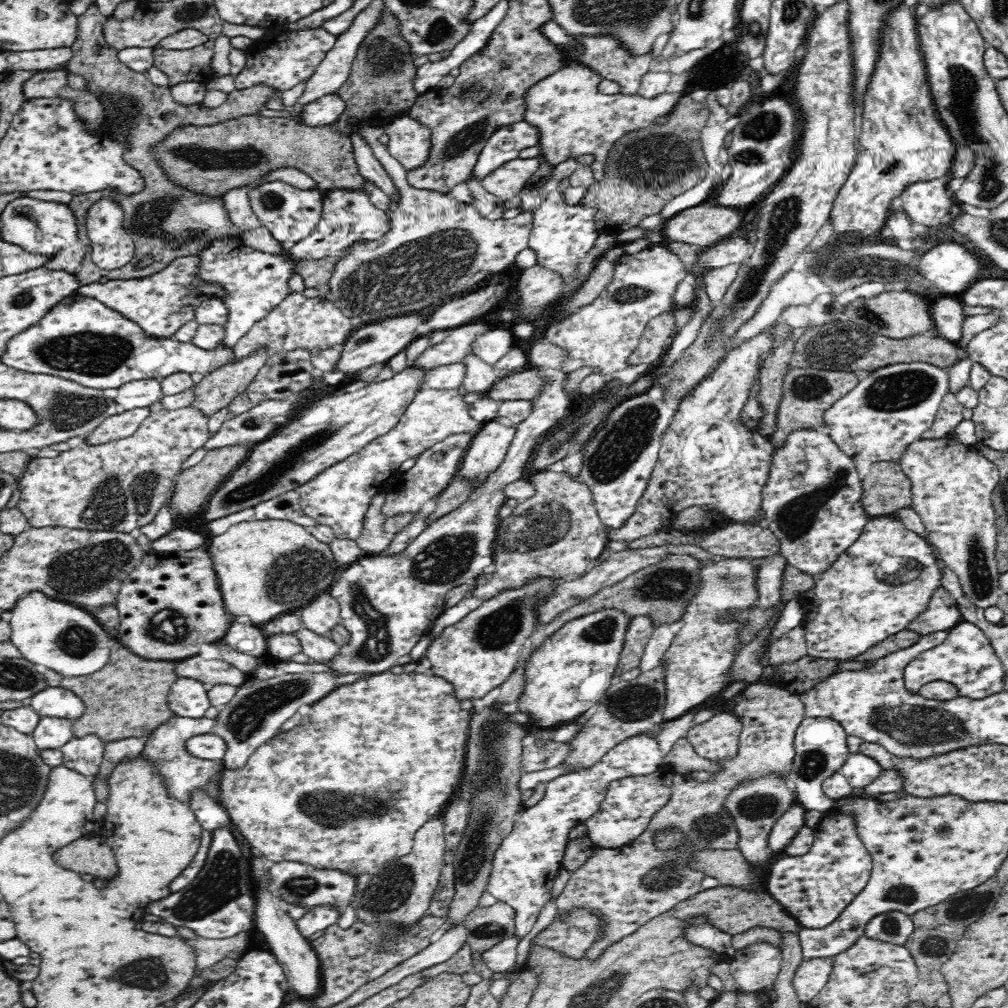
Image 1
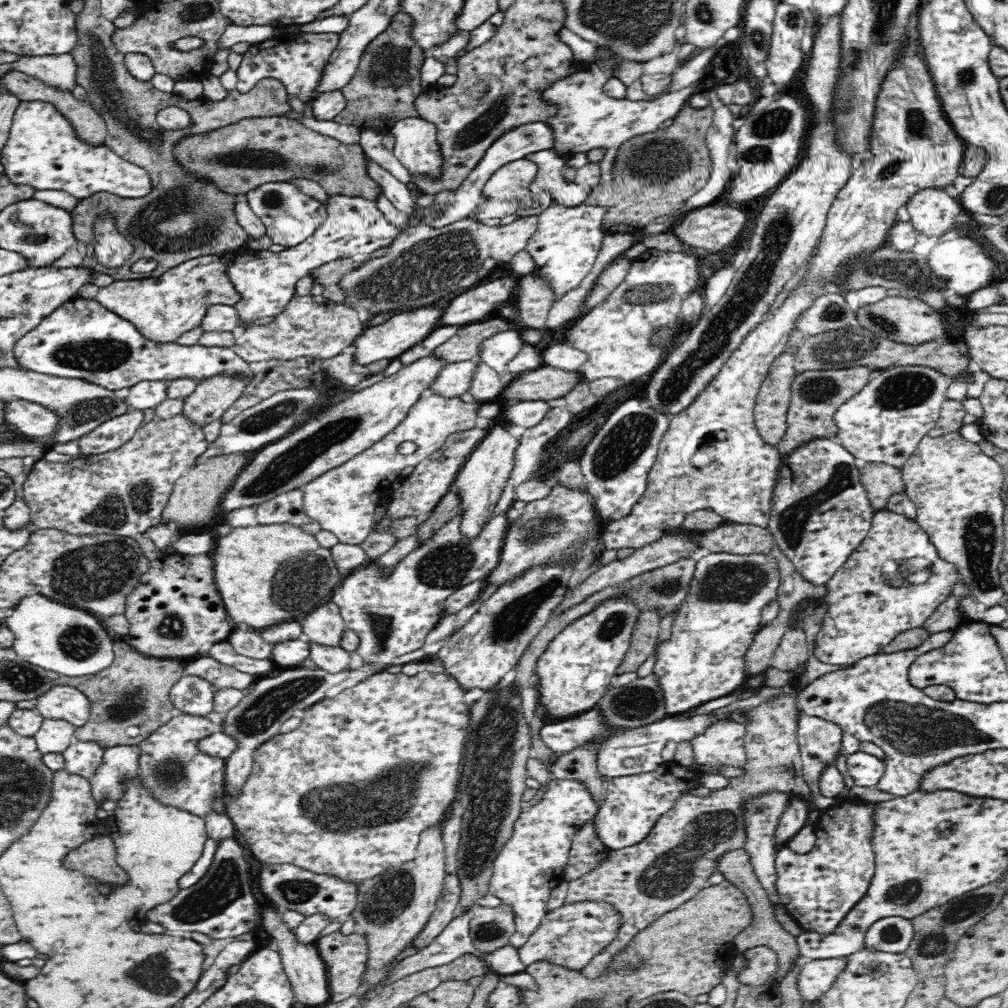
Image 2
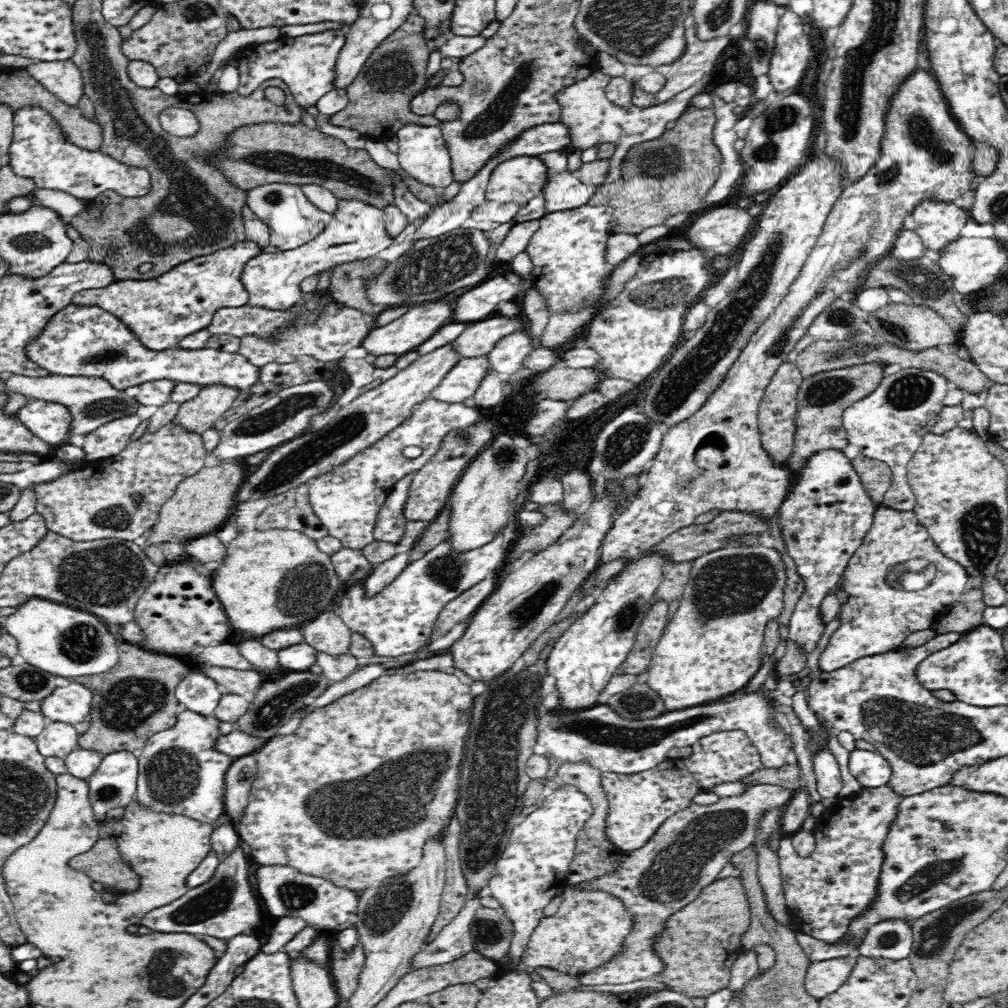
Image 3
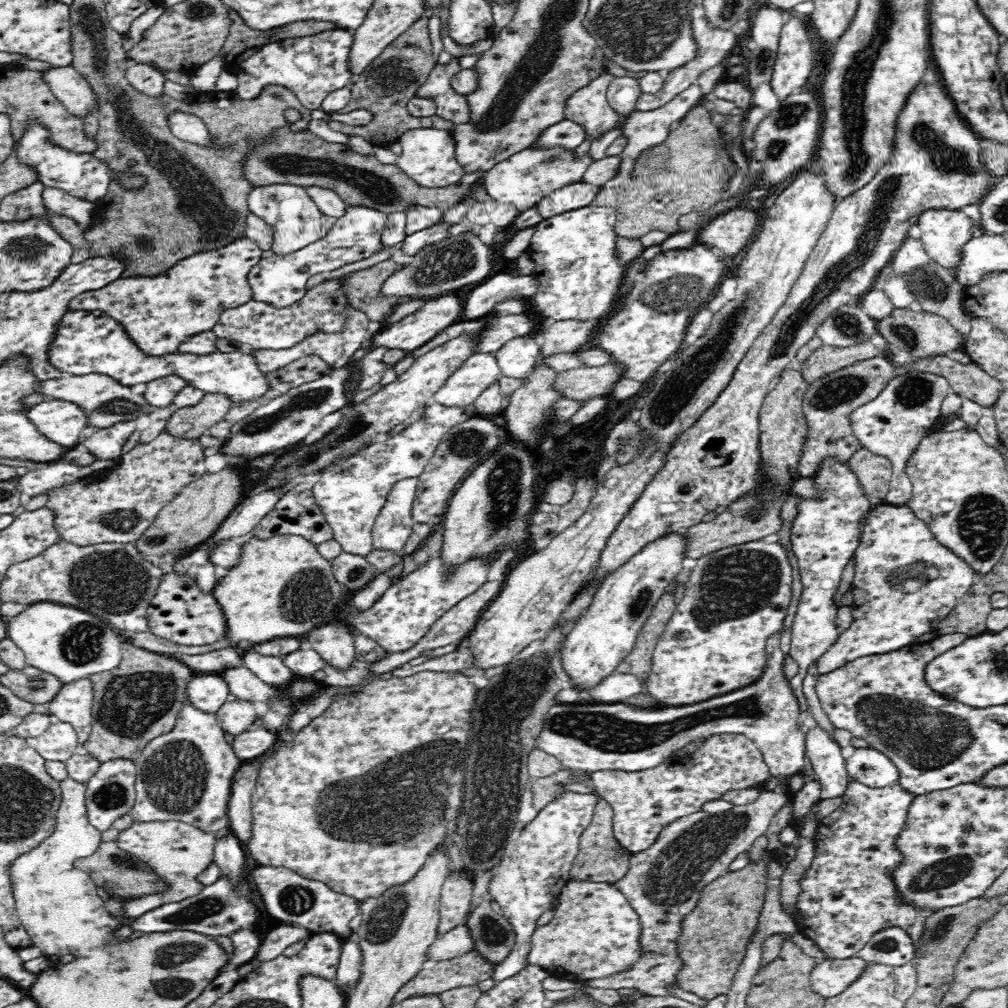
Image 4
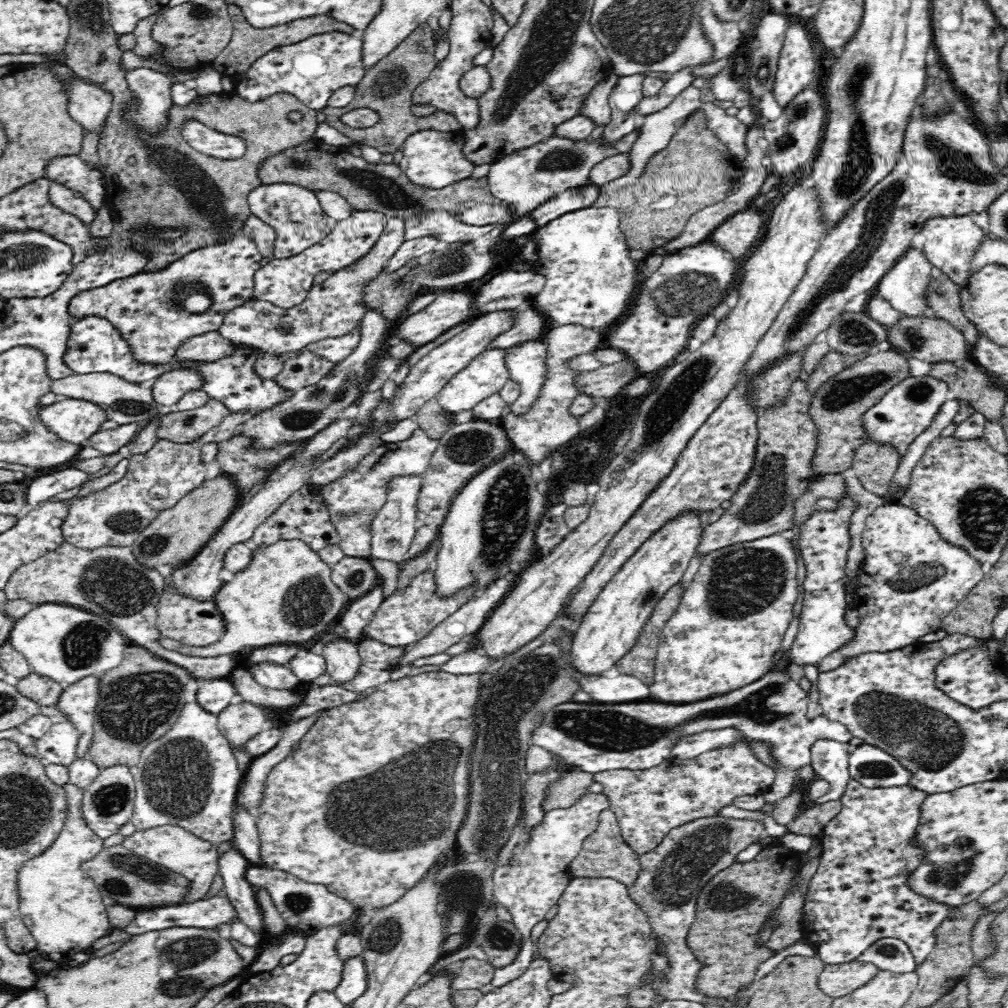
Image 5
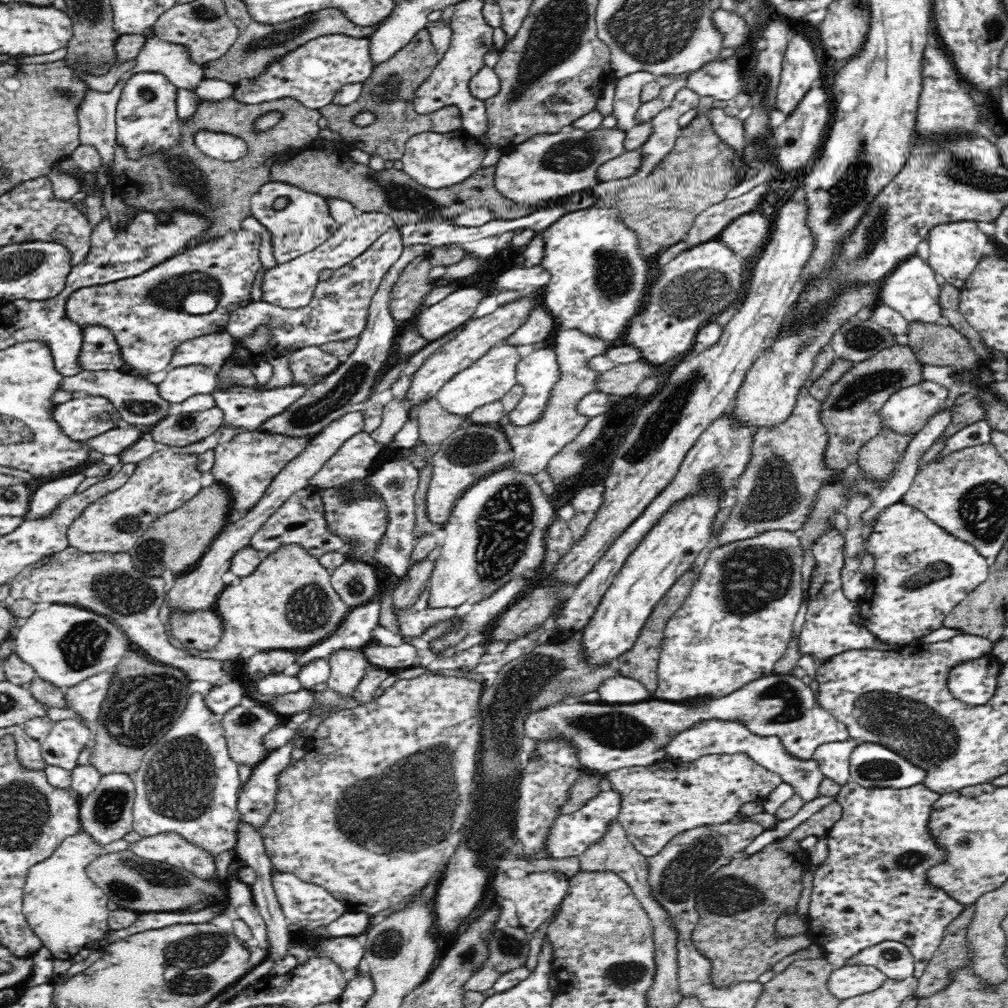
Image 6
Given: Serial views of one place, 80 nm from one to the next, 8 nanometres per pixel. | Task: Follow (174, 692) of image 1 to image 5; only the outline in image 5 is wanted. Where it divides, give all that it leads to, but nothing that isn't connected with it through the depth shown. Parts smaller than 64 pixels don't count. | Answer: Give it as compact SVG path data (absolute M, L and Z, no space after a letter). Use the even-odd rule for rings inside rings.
M228 678L220 680L203 680L197 693L197 703L214 715L220 715L220 711L225 709L231 702L232 697L237 693L234 683Z

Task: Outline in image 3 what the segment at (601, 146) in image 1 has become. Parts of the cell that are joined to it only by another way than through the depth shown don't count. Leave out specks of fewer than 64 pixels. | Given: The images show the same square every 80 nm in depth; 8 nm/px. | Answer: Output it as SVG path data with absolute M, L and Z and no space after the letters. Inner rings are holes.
M596 70L584 80L580 80L579 83L561 90L556 95L556 100L561 106L559 121L563 122L571 132L572 149L590 149L590 146L594 146L598 142L613 142L615 144L606 182L616 182L616 180L620 180L620 172L622 172L623 162L626 160L628 152L637 144L659 139L668 128L666 124L678 120L692 106L692 98L702 93L702 86L700 84L691 86L679 92L670 100L648 108L640 108L636 105L622 108L612 104L612 101L609 101L606 96L606 86L608 86L610 79L609 75Z

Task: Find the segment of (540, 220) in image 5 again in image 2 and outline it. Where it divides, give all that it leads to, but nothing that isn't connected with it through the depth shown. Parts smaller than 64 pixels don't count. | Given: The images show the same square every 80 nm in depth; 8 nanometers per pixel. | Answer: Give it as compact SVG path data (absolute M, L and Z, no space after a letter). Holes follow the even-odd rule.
M553 148L550 150L543 150L529 154L528 160L535 162L538 167L537 177L534 180L535 183L531 184L530 190L532 193L548 191L551 196L552 205L560 205L562 207L573 207L585 202L590 194L590 187L580 186L576 184L574 180L566 179L563 175L563 169L567 164L568 156L561 156Z

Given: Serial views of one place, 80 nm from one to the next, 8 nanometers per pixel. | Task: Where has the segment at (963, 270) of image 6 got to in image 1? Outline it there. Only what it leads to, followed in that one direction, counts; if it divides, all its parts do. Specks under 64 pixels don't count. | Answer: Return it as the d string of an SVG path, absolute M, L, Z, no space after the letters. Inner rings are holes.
M940 177L936 180L922 181L911 184L900 196L904 205L908 222L926 228L938 228L948 224L952 206L958 202L954 195L946 191L949 177Z

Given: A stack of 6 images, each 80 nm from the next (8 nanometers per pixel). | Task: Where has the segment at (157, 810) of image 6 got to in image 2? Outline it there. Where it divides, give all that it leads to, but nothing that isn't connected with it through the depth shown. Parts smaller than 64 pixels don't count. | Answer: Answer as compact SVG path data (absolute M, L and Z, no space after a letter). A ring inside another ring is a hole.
M182 712L158 728L140 744L139 774L141 786L151 793L160 805L184 809L206 818L213 810L214 801L225 795L226 760L208 756L200 751L202 739L222 731L212 720Z

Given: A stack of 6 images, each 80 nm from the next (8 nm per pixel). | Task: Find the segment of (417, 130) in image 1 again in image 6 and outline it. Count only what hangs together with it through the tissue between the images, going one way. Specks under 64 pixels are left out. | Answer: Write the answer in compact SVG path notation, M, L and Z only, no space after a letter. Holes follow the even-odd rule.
M466 129L445 133L425 132L412 136L405 144L405 153L401 158L403 171L422 186L444 188L472 176L485 159L486 150Z

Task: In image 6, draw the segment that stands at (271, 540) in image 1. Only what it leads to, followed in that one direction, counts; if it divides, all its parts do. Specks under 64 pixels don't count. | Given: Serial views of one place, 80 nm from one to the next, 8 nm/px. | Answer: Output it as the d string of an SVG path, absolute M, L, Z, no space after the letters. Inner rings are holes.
M297 544L282 545L276 552L269 555L263 555L262 559L263 561L259 564L259 567L256 568L251 575L238 579L237 582L235 582L233 585L225 587L225 589L220 593L217 600L218 608L216 613L220 615L220 618L222 619L223 632L218 646L212 647L207 651L190 649L189 654L205 659L234 661L235 659L238 659L239 657L253 651L288 650L297 651L300 653L309 649L311 646L317 645L320 641L327 639L331 634L334 634L334 632L338 630L338 627L343 623L343 620L347 617L350 610L348 610L348 606L346 606L344 602L340 600L340 595L334 591L334 587L331 585L331 573L320 565L319 559L312 557L312 555L308 554L304 548Z

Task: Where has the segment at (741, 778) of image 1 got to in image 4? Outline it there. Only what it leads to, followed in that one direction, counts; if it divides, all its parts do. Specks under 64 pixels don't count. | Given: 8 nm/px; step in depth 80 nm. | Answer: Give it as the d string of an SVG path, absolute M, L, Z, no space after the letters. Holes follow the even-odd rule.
M761 789L760 798L752 804L746 806L735 806L731 812L725 814L710 814L710 812L700 811L685 816L682 819L671 822L657 836L652 848L632 855L630 858L630 869L624 878L615 882L615 885L624 893L632 908L638 913L642 923L642 936L640 944L643 953L637 963L623 973L615 974L608 979L594 979L586 982L592 988L636 988L642 994L652 997L674 996L671 989L678 988L678 971L685 967L685 960L679 956L677 942L682 934L683 920L690 916L696 906L702 889L716 880L718 876L726 874L730 869L730 864L741 854L751 850L755 840L765 834L772 817L786 802L789 801L787 792L779 793Z

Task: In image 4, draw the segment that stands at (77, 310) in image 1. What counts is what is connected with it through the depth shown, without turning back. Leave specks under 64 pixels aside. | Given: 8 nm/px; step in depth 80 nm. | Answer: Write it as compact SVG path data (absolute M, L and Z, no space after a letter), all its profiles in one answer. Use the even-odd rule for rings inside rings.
M66 312L49 350L49 361L62 373L73 376L102 374L110 376L124 386L152 383L164 376L180 376L205 394L226 395L233 405L255 401L270 392L270 383L258 368L255 356L247 349L236 352L216 351L209 355L172 353L164 356L144 355L136 343L105 312Z

